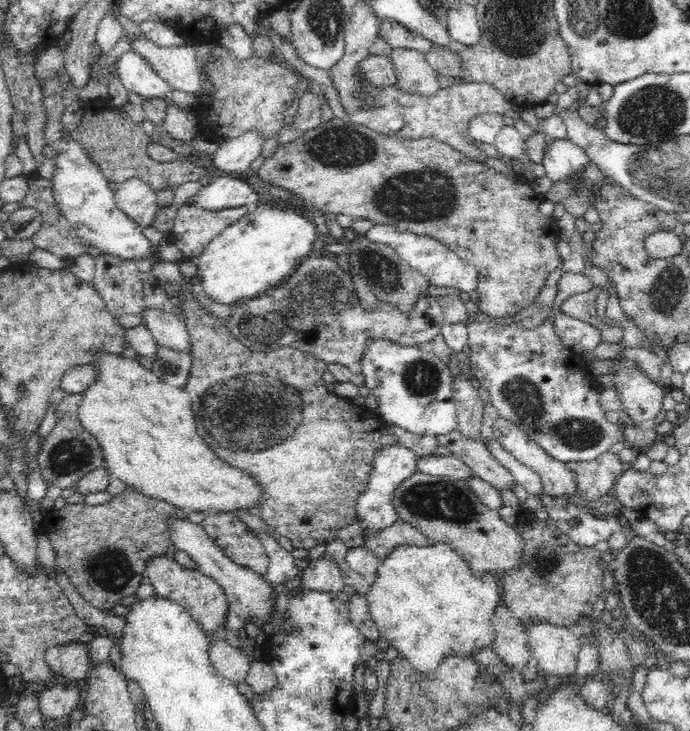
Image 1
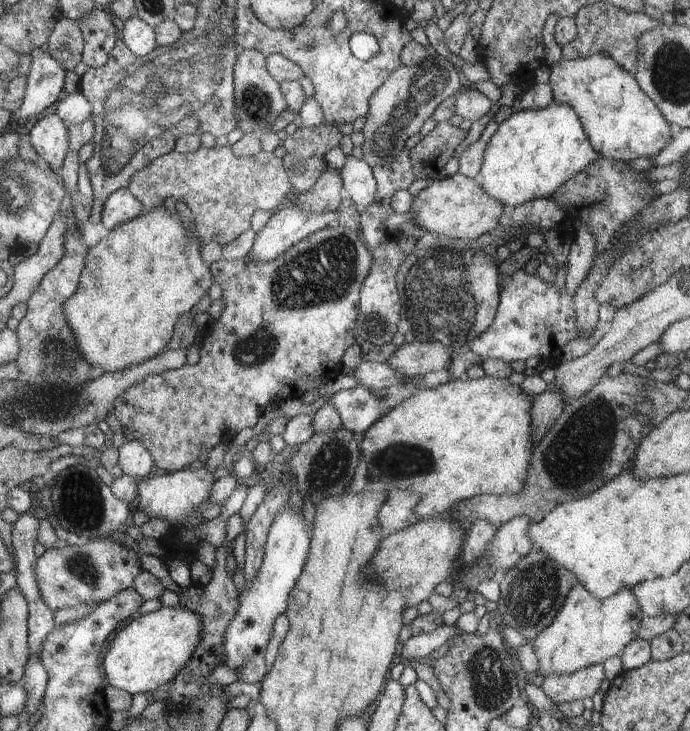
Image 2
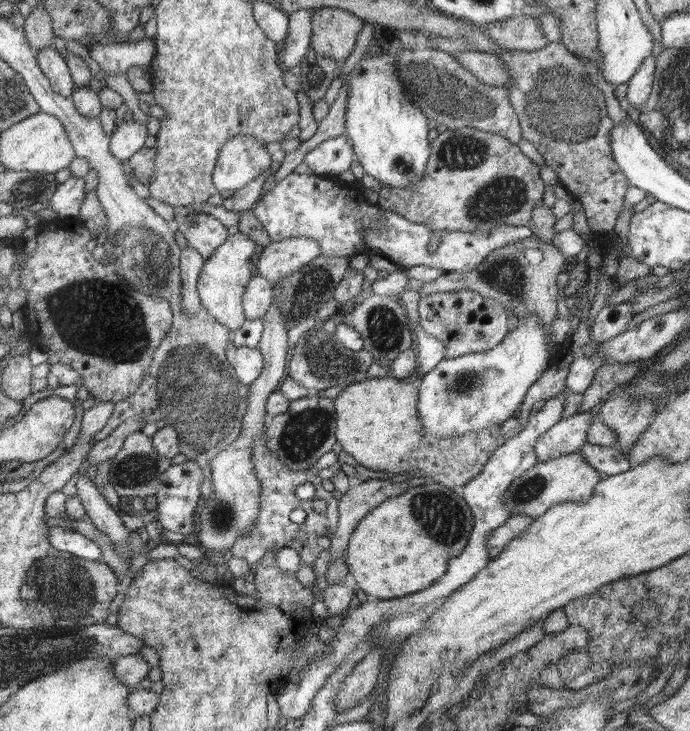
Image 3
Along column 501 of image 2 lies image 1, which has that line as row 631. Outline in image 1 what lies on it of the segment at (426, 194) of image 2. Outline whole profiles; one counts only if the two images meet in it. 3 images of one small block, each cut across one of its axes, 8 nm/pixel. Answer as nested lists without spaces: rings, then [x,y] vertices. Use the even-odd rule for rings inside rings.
[[[164,556],[162,558],[152,558],[152,561],[149,561],[146,566],[145,574],[152,583],[157,596],[179,604],[192,616],[193,622],[196,622],[196,625],[205,634],[209,635],[209,638],[219,632],[224,634],[229,602],[224,589],[213,578],[208,578],[197,568],[187,569]]]

